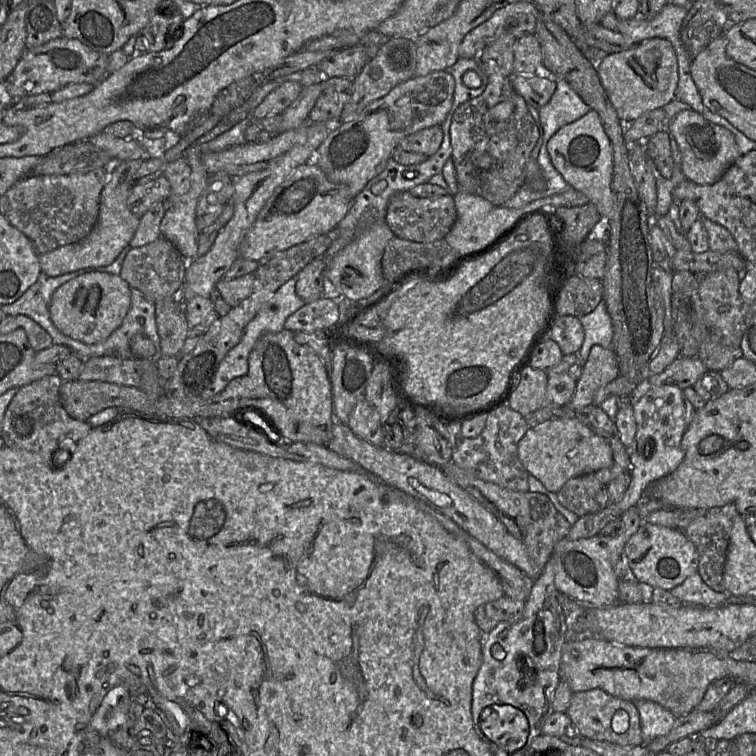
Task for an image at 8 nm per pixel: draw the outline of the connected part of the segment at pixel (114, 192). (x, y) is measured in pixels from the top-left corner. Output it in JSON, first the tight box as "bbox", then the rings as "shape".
{"bbox":[39,159,143,277],"shape":[[[143,159],[114,161],[100,196],[99,216],[96,225],[84,239],[58,247],[48,253],[39,254],[42,273],[50,277],[57,277],[84,268],[107,266],[118,257],[130,243],[140,222],[140,217],[129,210],[127,199],[136,182],[134,174],[142,161]]]}

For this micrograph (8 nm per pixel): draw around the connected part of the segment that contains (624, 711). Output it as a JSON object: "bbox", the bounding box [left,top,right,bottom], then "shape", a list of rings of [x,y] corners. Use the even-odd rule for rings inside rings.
{"bbox":[566,689,644,746],"shape":[[[592,689],[573,693],[566,713],[572,723],[571,730],[581,737],[620,746],[644,745],[640,716],[633,701],[612,696],[600,689]]]}

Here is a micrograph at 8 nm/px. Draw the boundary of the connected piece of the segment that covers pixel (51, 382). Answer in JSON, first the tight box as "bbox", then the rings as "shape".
{"bbox":[1,374,92,468],"shape":[[[52,374],[20,387],[5,411],[1,434],[6,446],[35,452],[54,468],[58,468],[53,457],[57,447],[61,446],[56,452],[61,452],[92,430],[87,420],[73,419],[62,407],[59,399],[62,381],[57,374]]]}

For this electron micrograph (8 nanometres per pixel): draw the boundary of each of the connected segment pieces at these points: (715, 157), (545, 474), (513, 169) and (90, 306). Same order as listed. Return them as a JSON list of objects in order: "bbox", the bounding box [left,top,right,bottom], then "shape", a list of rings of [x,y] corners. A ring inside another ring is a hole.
[{"bbox":[669,109,741,185],"shape":[[[692,109],[684,110],[672,119],[669,134],[675,139],[679,148],[685,180],[698,185],[711,185],[717,182],[741,156],[734,135],[730,131],[705,120]]]},{"bbox":[517,417,614,493],"shape":[[[553,417],[528,428],[517,445],[520,462],[550,492],[557,493],[571,478],[614,464],[609,443],[576,418]]]},{"bbox":[450,60,539,206],"shape":[[[494,60],[479,61],[479,64],[487,76],[487,86],[481,95],[464,102],[454,112],[450,126],[451,159],[460,190],[502,206],[524,185],[525,165],[539,132],[524,98],[516,92],[511,116],[503,121],[491,119],[489,110],[503,101],[503,87],[509,78],[500,72]]]},{"bbox":[49,272,131,344],"shape":[[[90,272],[64,283],[53,293],[49,305],[53,324],[66,336],[85,344],[108,338],[123,322],[131,304],[131,287],[120,275]]]}]

